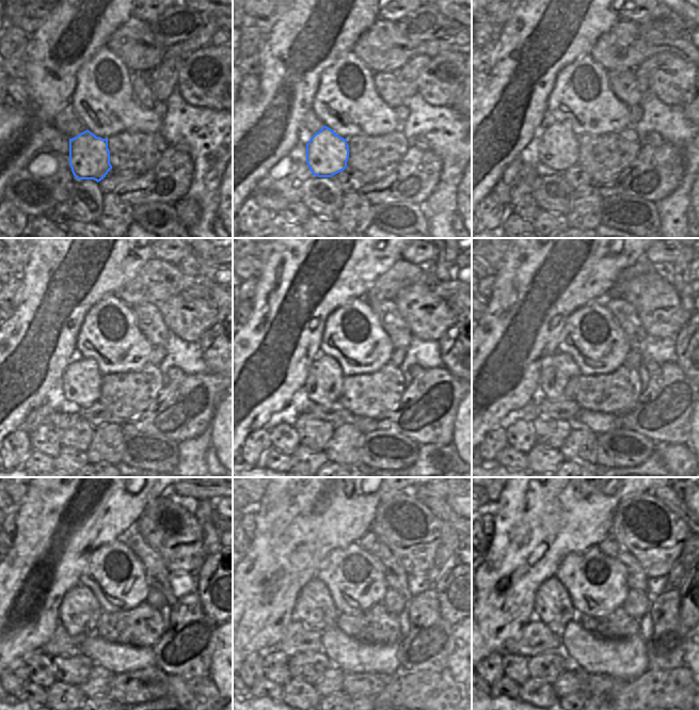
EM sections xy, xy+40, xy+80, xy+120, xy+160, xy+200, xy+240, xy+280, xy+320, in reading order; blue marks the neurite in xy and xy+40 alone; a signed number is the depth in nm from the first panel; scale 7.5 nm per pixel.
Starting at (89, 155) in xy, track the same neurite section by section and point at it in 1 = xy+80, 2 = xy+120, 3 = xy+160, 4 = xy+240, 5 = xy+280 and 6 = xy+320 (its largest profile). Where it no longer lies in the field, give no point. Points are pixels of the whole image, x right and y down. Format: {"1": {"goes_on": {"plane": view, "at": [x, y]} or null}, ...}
{"1": {"goes_on": {"plane": "xy+80", "at": [558, 145]}}, "2": {"goes_on": {"plane": "xy+120", "at": [81, 379]}}, "3": {"goes_on": {"plane": "xy+160", "at": [323, 383]}}, "4": {"goes_on": {"plane": "xy+240", "at": [79, 612]}}, "5": {"goes_on": {"plane": "xy+280", "at": [315, 608]}}, "6": {"goes_on": {"plane": "xy+320", "at": [553, 604]}}}

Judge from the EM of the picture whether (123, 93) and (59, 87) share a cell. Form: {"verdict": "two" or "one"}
{"verdict": "two"}

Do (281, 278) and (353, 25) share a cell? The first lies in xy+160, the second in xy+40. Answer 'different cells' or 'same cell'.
same cell

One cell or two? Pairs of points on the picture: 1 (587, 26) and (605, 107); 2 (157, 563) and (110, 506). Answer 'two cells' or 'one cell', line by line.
1: two cells
2: two cells

